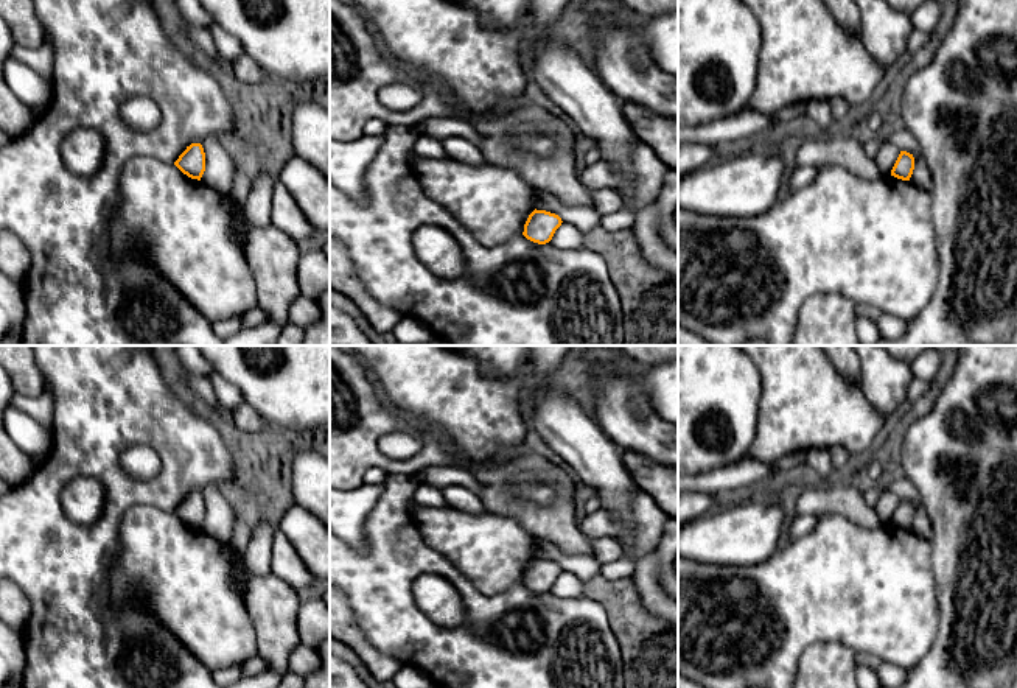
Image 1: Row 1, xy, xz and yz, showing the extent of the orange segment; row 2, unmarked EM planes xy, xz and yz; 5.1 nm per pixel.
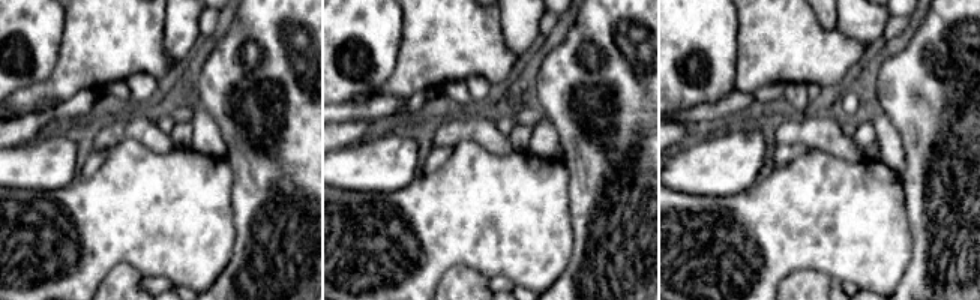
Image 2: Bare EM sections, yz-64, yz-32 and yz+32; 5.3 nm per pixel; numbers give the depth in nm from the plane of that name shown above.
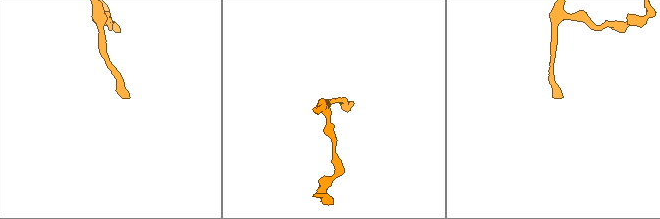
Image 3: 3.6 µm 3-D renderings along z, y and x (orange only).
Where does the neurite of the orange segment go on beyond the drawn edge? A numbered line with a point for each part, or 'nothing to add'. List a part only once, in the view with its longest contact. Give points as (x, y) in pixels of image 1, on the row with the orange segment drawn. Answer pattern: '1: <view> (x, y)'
nothing to add

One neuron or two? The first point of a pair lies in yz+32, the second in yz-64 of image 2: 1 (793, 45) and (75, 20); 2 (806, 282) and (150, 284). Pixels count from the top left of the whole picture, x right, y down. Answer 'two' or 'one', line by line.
1: one
2: two

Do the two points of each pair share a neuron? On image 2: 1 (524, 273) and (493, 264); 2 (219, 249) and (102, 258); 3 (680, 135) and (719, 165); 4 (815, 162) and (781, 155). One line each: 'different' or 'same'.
1: same
2: same
3: different
4: different

